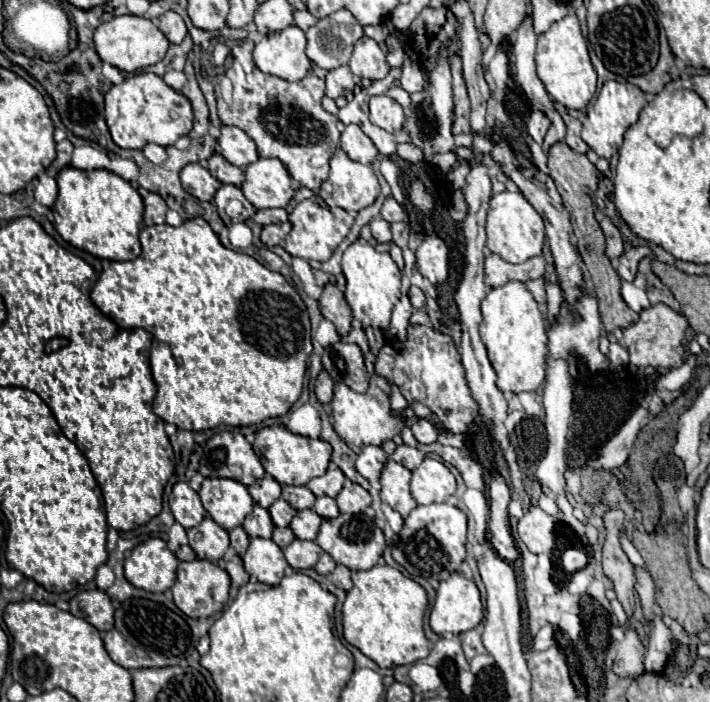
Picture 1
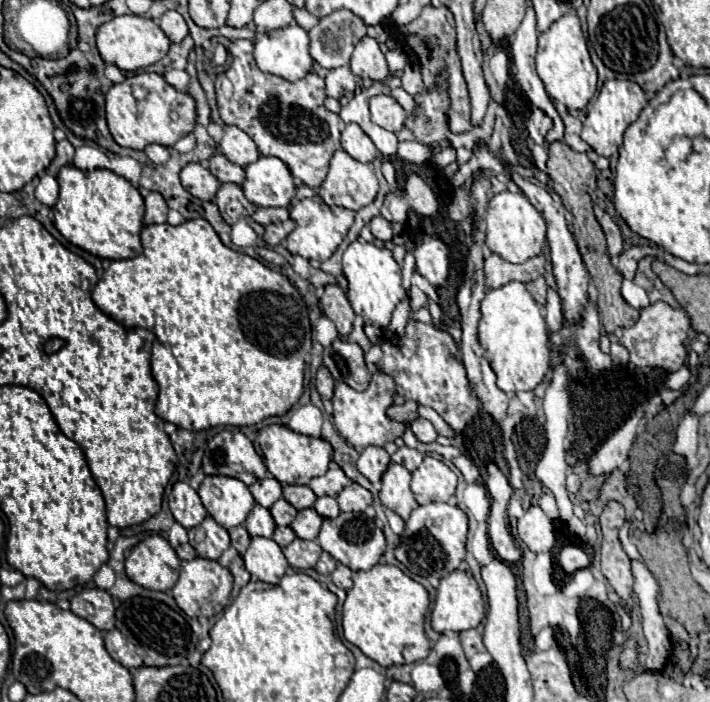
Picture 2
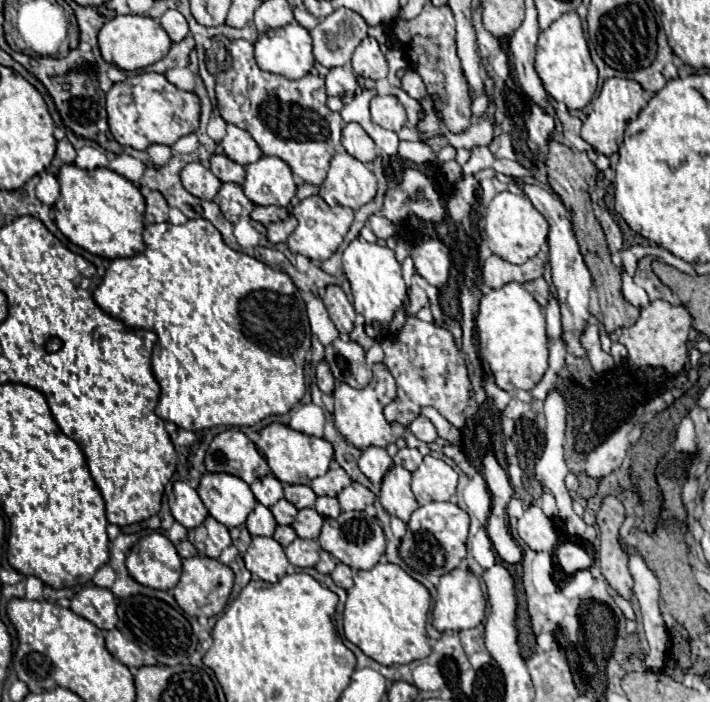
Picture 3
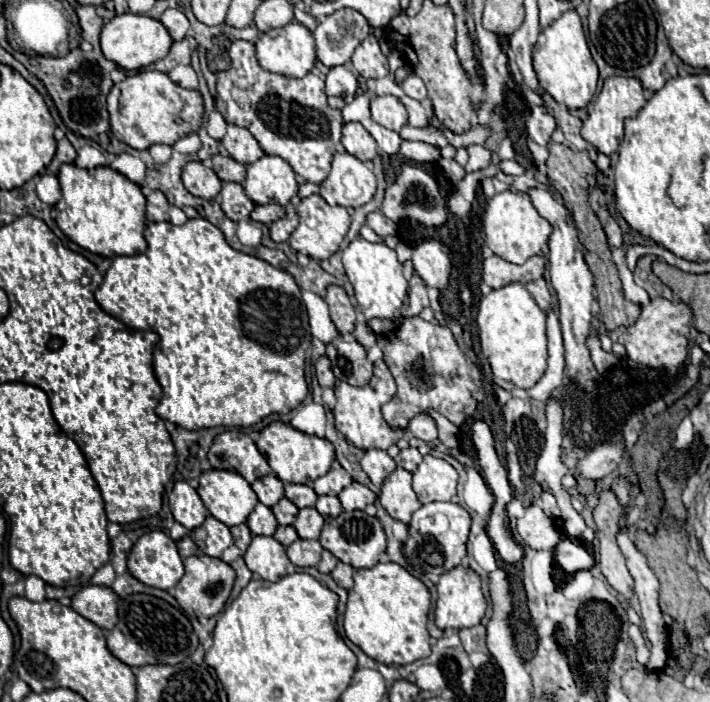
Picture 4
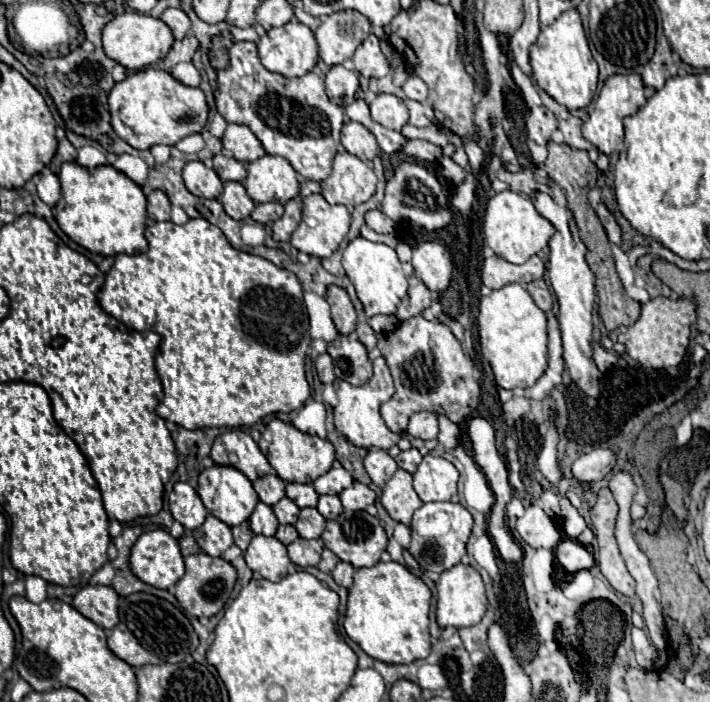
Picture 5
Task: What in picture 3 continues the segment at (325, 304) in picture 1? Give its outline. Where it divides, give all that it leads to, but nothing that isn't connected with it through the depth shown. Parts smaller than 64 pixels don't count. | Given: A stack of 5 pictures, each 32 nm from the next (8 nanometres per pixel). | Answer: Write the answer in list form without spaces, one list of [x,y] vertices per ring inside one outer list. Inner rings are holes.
[[[326,286],[326,292],[322,296],[322,302],[324,302],[326,310],[328,310],[330,320],[336,324],[338,332],[342,336],[350,334],[352,328],[354,328],[356,312],[354,312],[348,296],[344,294],[344,290],[340,286]]]

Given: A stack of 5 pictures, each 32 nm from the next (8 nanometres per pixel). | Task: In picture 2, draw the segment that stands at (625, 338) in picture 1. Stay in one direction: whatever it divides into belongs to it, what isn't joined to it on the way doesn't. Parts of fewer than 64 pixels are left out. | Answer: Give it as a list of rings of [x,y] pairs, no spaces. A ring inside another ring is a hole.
[[[656,302],[656,304],[650,304],[648,308],[640,310],[640,318],[634,326],[622,330],[620,344],[628,348],[632,364],[664,368],[668,372],[674,372],[686,362],[684,340],[688,336],[688,328],[690,328],[690,320],[682,308],[674,310],[664,302]]]

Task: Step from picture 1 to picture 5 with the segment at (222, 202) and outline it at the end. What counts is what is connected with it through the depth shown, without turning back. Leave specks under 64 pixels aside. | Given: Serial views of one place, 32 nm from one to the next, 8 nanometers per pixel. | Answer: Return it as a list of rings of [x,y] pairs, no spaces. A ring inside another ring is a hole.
[[[224,182],[224,190],[218,196],[218,202],[224,206],[226,214],[234,220],[244,220],[254,210],[254,202],[248,198],[240,182]]]

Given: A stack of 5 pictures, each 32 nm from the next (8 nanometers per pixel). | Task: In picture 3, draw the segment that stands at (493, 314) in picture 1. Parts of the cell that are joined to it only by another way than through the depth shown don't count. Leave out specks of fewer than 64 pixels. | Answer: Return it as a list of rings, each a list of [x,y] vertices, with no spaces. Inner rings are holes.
[[[510,282],[498,290],[488,292],[480,300],[480,316],[476,320],[478,326],[478,340],[480,340],[480,350],[482,358],[490,364],[496,384],[506,390],[532,390],[548,370],[548,336],[546,336],[546,320],[542,314],[542,308],[536,304],[532,294],[524,288],[520,282]]]

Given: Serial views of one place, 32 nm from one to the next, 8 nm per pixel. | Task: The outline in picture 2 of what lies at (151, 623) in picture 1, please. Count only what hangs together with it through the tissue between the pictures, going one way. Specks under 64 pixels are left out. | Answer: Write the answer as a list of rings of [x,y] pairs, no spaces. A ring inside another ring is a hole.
[[[144,596],[124,600],[116,608],[116,628],[104,634],[108,654],[126,668],[142,666],[174,666],[180,664],[190,652],[194,652],[192,630],[184,614],[168,604]]]

